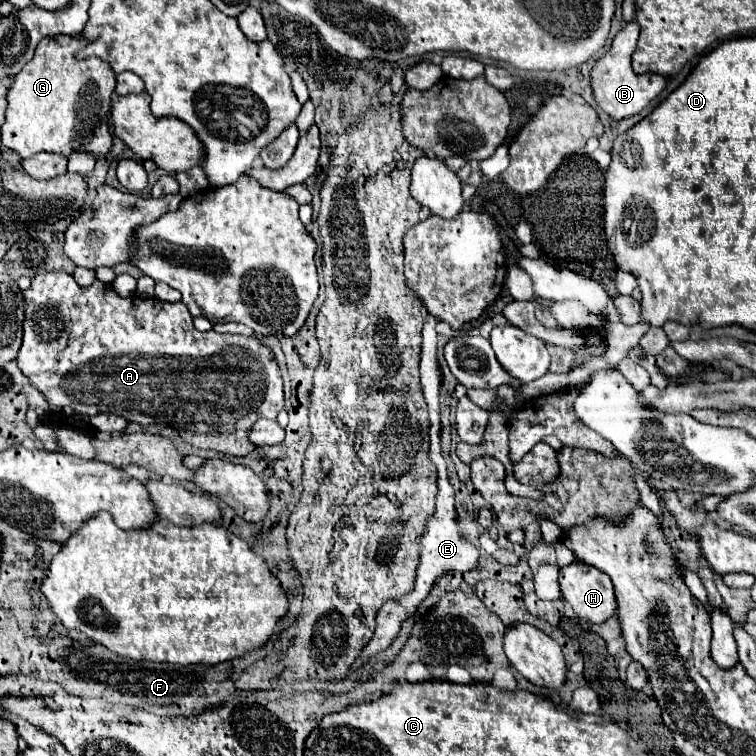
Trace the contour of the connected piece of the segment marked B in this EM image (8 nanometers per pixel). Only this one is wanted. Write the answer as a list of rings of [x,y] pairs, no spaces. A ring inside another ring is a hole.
[[[630,21],[628,25],[624,25],[618,35],[612,41],[610,51],[596,61],[594,69],[592,69],[592,89],[594,89],[594,97],[598,101],[598,105],[614,119],[624,119],[630,115],[640,113],[656,95],[660,95],[660,91],[666,87],[666,79],[658,73],[644,73],[644,75],[636,75],[632,71],[630,59],[632,53],[636,49],[636,41],[638,41],[638,33],[640,33],[640,25],[636,21]]]

